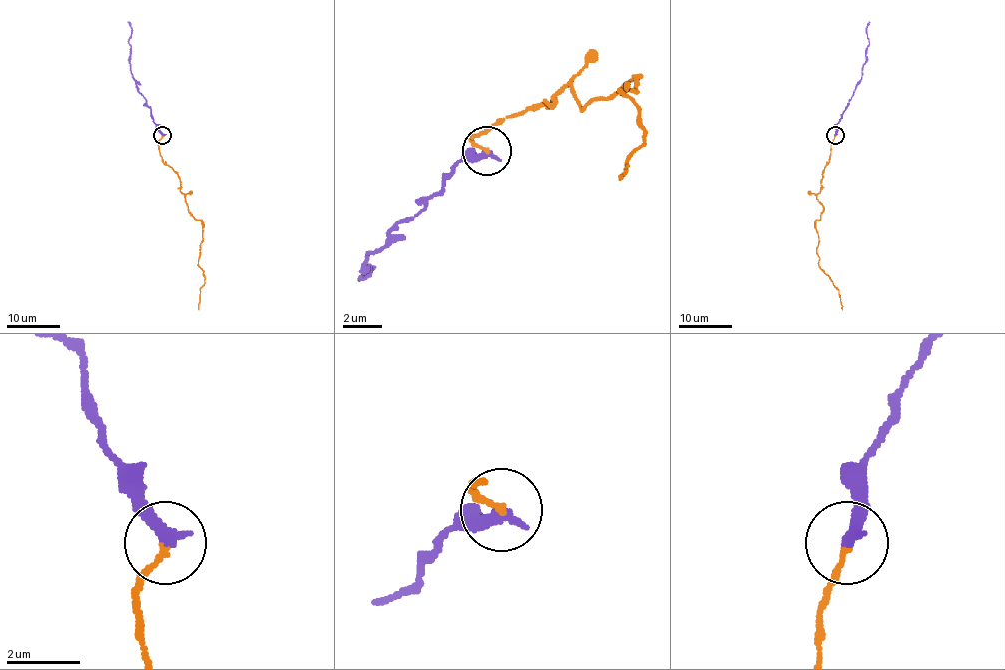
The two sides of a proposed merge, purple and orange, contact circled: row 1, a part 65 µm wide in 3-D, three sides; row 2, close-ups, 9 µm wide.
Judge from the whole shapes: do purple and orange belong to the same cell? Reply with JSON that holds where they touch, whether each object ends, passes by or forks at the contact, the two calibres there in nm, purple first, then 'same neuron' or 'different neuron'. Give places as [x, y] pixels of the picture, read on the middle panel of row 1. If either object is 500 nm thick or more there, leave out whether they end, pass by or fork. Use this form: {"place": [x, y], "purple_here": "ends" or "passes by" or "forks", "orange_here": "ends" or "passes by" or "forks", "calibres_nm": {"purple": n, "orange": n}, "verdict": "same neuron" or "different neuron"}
{"place": [487, 151], "purple_here": "ends", "orange_here": "ends", "calibres_nm": {"purple": 340, "orange": 150}, "verdict": "same neuron"}

